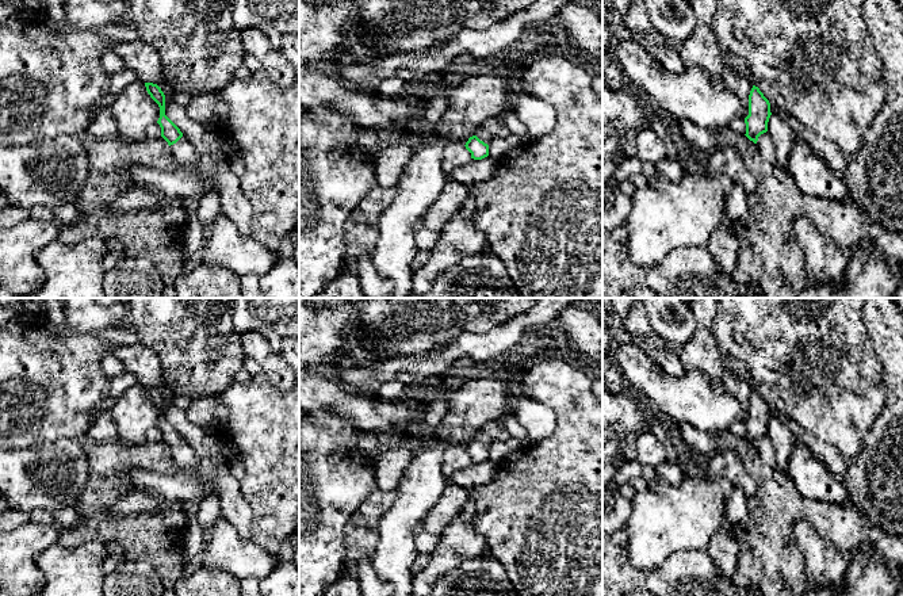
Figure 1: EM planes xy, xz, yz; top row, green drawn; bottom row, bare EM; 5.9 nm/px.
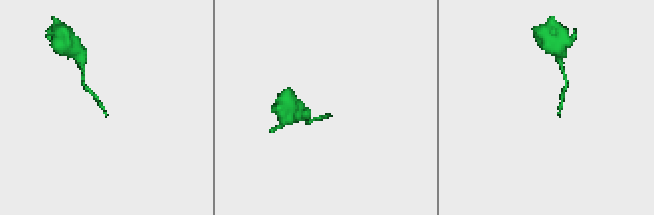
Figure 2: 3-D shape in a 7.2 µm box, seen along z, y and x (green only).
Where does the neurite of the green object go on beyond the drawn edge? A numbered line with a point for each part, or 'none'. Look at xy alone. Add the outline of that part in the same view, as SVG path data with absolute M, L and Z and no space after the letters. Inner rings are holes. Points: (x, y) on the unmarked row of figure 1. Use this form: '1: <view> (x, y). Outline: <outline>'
1: xy (184, 484). Outline: M183 439L169 450L169 458L175 466L172 474L131 469L122 475L122 480L127 485L156 490L168 501L196 500L202 503L211 492L211 486L200 477L195 450Z

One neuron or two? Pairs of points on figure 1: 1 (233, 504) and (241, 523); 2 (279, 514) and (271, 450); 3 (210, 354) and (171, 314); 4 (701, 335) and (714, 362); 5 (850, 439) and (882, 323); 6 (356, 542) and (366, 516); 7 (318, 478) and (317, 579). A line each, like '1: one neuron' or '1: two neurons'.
1: one neuron
2: one neuron
3: one neuron
4: one neuron
5: two neurons
6: one neuron
7: one neuron

